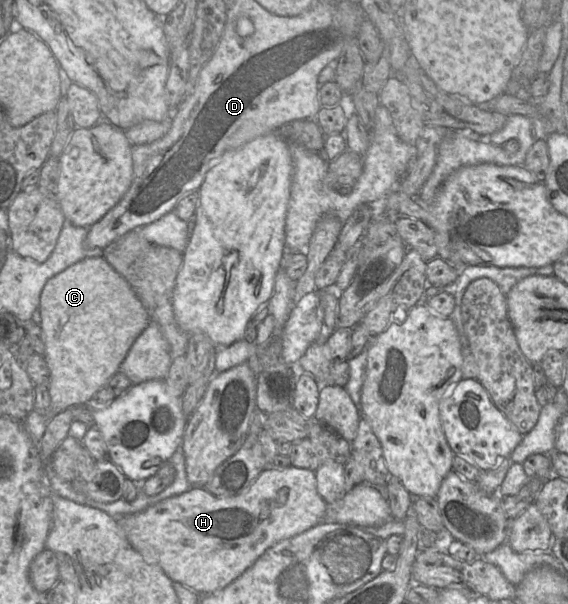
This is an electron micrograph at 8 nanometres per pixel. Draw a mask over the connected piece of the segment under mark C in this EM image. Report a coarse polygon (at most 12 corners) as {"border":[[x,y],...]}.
{"border":[[103,256],[40,296],[48,422],[108,386],[150,313]]}

